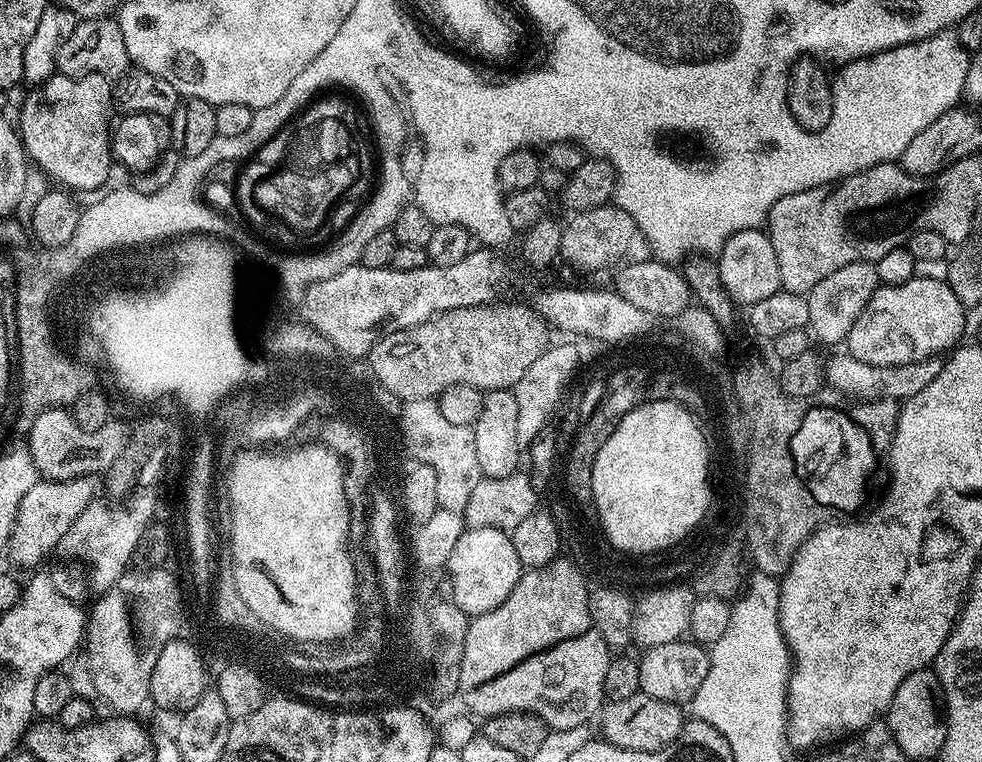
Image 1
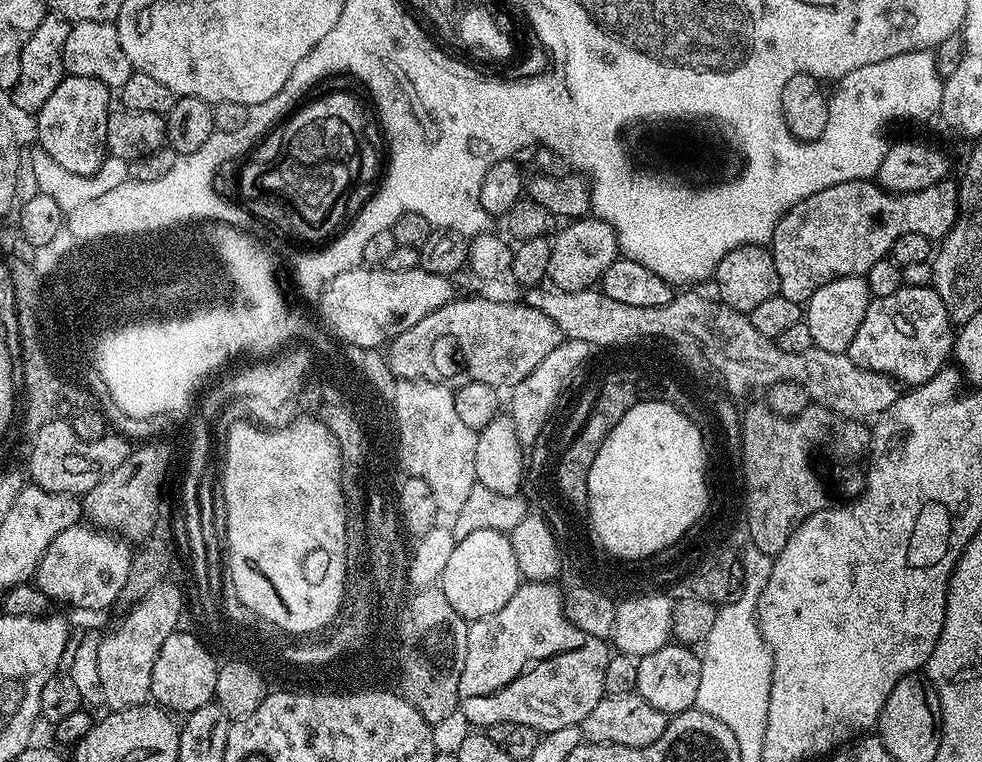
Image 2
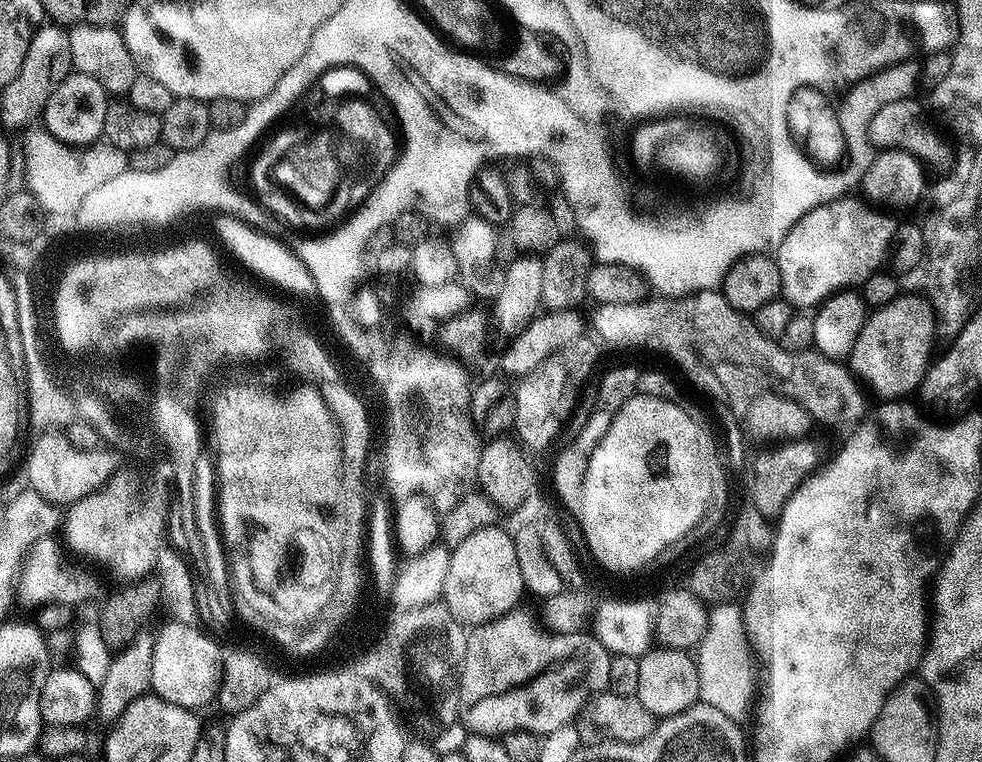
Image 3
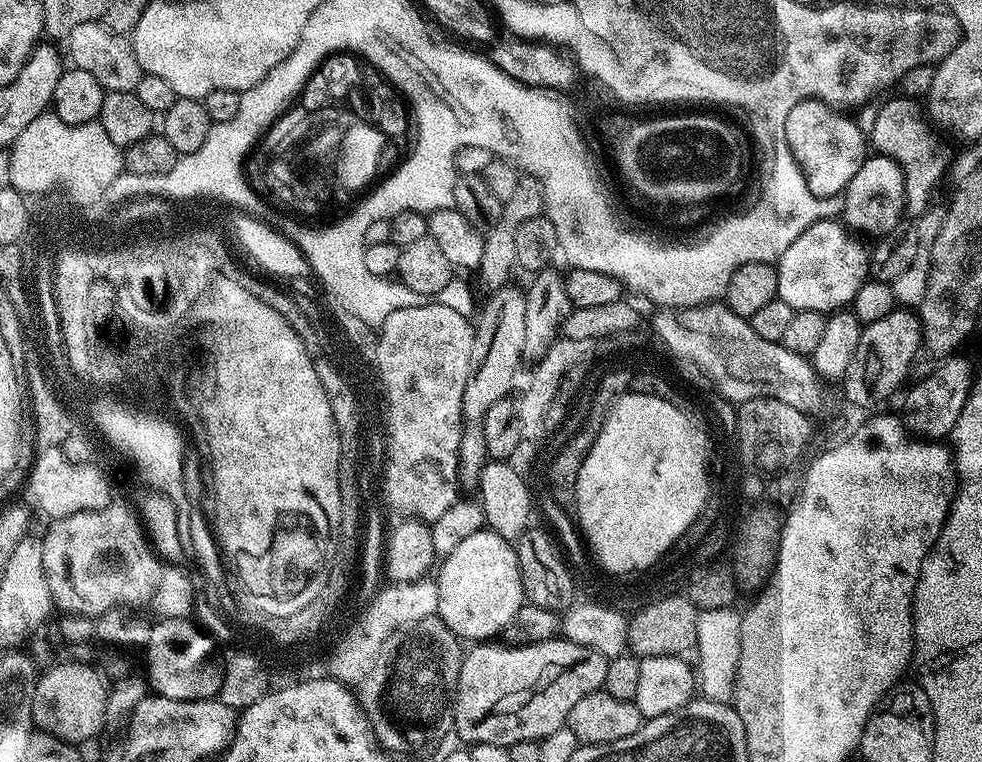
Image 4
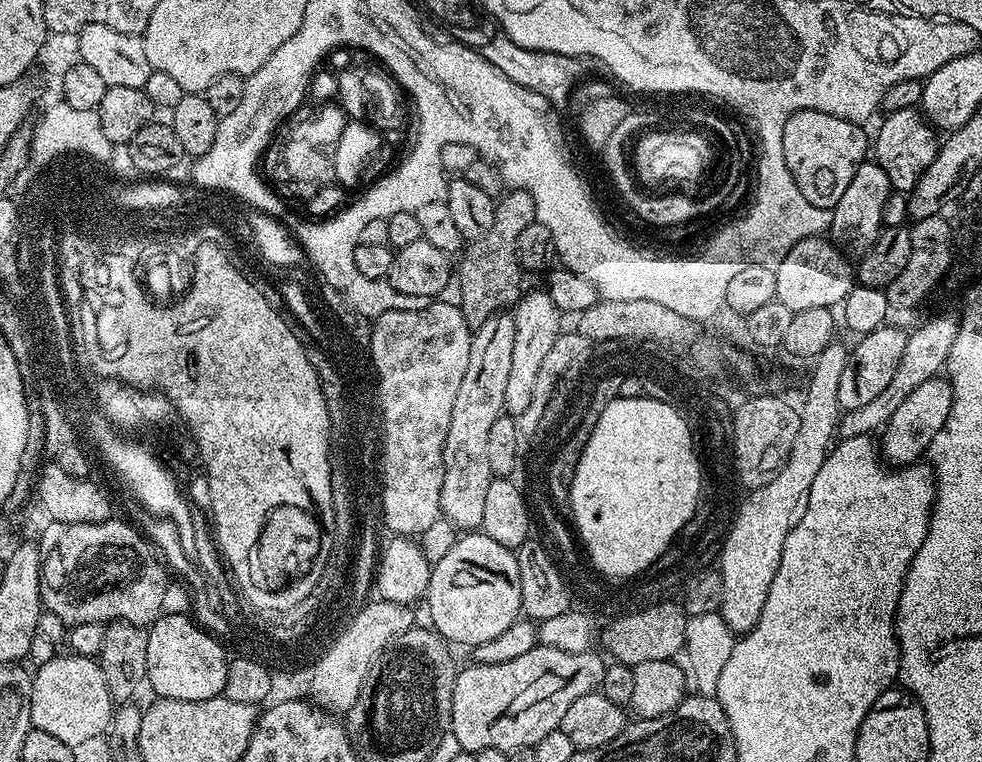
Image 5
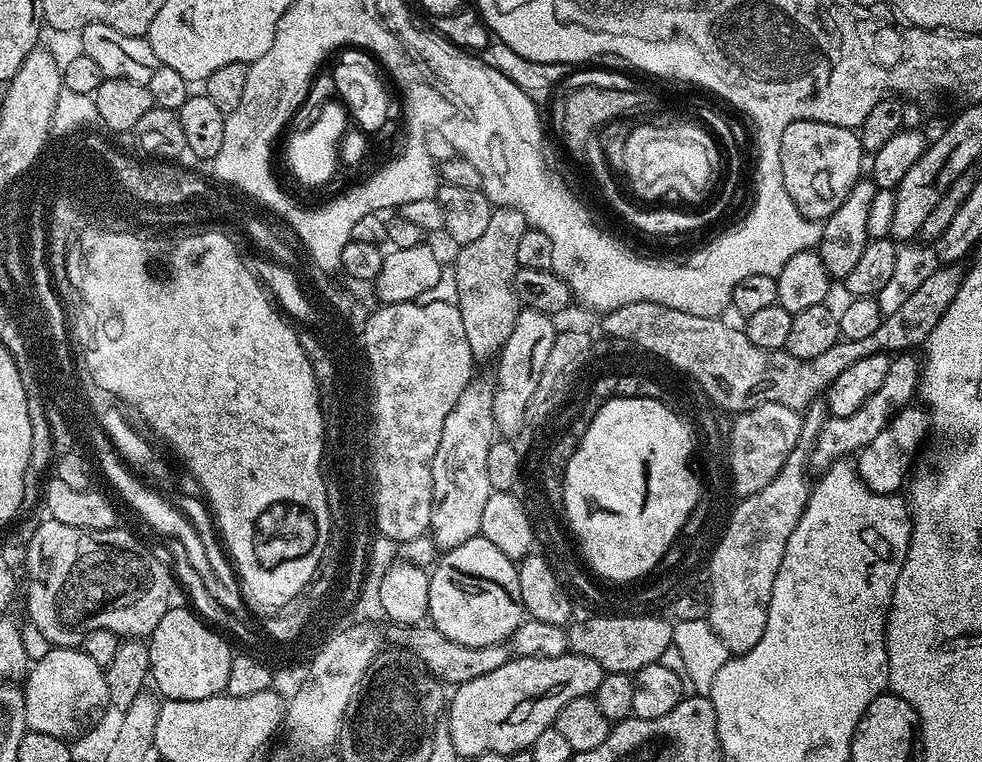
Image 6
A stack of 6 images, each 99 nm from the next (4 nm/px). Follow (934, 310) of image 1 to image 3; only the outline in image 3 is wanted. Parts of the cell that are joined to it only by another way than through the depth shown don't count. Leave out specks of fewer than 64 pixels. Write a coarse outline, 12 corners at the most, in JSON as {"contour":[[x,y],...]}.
{"contour":[[920,294],[867,313],[847,367],[880,402],[915,393],[936,315]]}

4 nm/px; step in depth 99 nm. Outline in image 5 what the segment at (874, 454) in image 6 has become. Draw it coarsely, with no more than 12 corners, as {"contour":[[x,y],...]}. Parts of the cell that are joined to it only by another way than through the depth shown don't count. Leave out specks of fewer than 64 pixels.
{"contour":[[943,375],[922,382],[882,429],[892,466],[915,464],[952,405]]}

